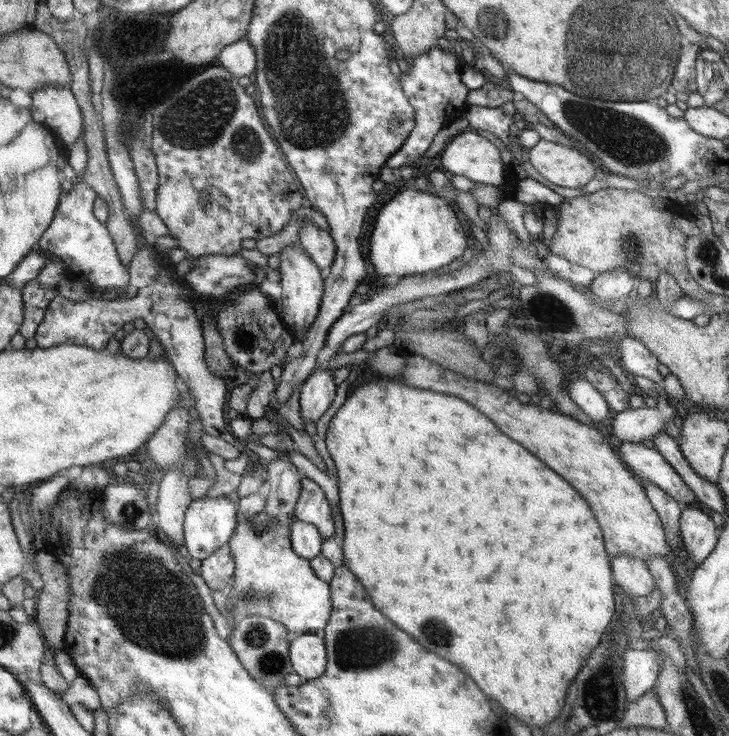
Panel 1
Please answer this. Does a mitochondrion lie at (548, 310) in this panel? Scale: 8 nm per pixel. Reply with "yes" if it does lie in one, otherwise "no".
yes

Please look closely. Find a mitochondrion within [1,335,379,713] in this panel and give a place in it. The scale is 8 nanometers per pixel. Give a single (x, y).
(138, 594)

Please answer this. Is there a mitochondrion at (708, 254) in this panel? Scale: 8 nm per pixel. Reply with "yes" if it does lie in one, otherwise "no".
yes

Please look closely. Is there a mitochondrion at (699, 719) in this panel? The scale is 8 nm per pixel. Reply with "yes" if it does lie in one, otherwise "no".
yes

